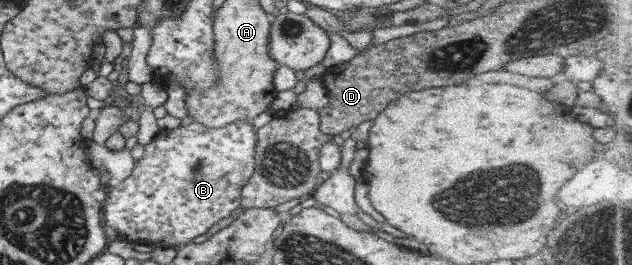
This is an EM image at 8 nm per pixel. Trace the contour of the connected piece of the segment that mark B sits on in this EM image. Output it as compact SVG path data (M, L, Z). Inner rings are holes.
M236 120L225 127L216 129L206 128L200 123L192 122L184 127L176 127L172 130L162 130L154 137L146 146L144 146L143 155L138 162L133 164L133 169L128 178L122 182L111 183L111 188L106 193L105 200L101 204L101 219L104 228L107 232L117 234L122 240L130 243L145 243L145 248L153 247L180 247L196 238L198 235L205 233L205 231L214 225L219 219L228 216L230 211L234 211L239 207L240 190L243 183L246 183L250 175L254 173L254 147L256 147L256 128L252 127L251 121Z

